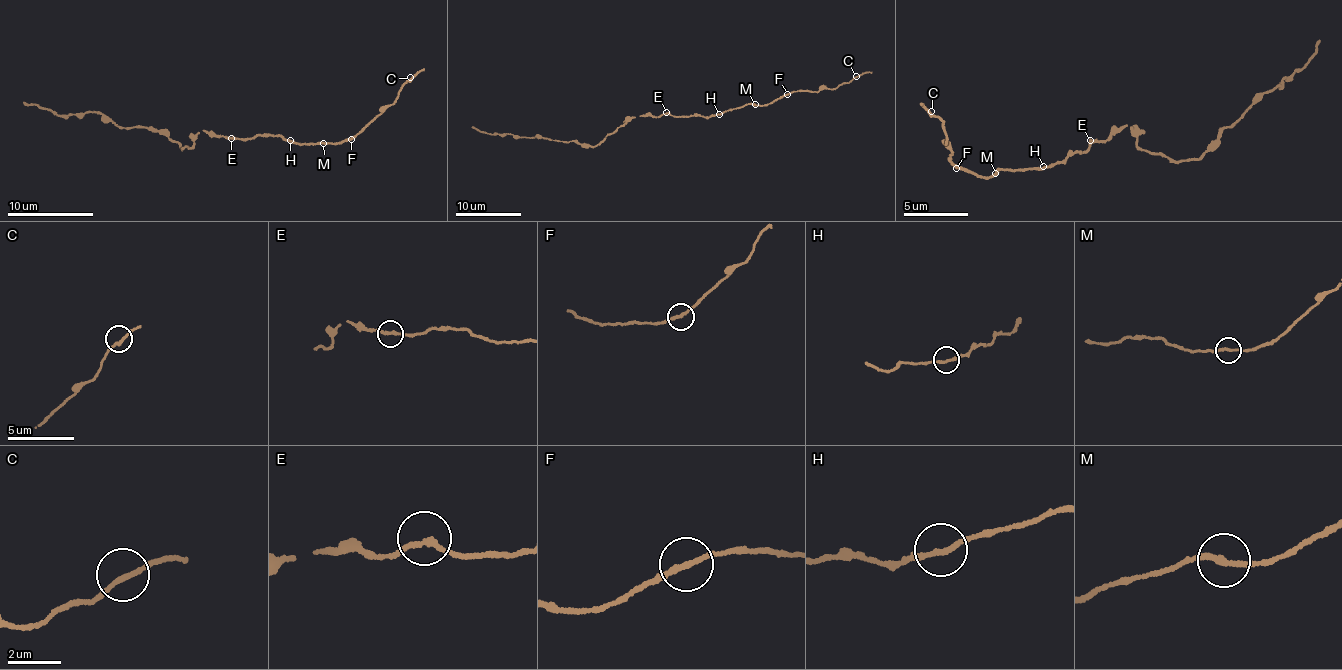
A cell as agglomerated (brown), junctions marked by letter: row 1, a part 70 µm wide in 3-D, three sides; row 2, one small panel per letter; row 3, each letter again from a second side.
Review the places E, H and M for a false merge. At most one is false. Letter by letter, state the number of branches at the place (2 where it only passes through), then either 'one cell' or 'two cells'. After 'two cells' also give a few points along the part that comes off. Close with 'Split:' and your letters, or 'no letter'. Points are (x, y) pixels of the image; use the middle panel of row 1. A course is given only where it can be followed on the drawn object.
E: branches 2; one cell
H: branches 2; one cell
M: branches 2; one cell
Split: no letter

